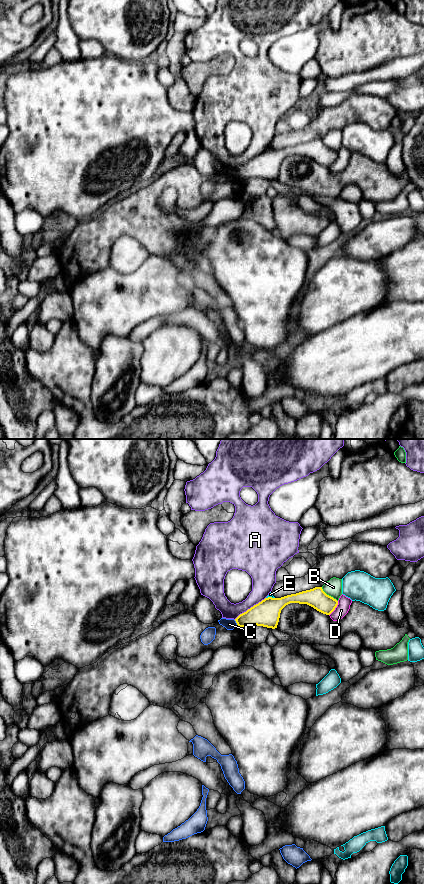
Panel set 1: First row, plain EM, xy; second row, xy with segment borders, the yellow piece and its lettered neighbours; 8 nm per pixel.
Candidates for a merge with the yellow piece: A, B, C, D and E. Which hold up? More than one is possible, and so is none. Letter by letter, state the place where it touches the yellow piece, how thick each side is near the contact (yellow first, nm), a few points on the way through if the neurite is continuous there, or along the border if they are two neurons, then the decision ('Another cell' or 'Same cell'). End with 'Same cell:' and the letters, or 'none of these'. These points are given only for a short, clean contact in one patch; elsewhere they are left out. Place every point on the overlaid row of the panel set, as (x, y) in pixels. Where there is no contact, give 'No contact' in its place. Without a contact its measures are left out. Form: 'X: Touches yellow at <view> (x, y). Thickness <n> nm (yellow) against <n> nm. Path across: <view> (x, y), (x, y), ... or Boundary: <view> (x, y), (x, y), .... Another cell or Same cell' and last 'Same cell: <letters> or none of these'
A: Touches yellow at xy (250, 608). Thickness 220 nm (yellow) against 190 nm. Boundary: xy (265, 597), (234, 619). Another cell
B: Touches yellow at xy (328, 595). Thickness 160 nm (yellow) against 140 nm. Another cell
C: Touches yellow at xy (236, 622). Thickness 200 nm (yellow) against 90 nm. Boundary: xy (234, 620), (237, 624). Another cell
D: Touches yellow at xy (335, 607). Thickness 160 nm (yellow) against 100 nm. Another cell
E: Touches yellow at xy (270, 597). Thickness 220 nm (yellow) against 30 nm. Another cell
Same cell: none of these

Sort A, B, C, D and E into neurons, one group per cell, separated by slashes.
A / B / C / D / E

